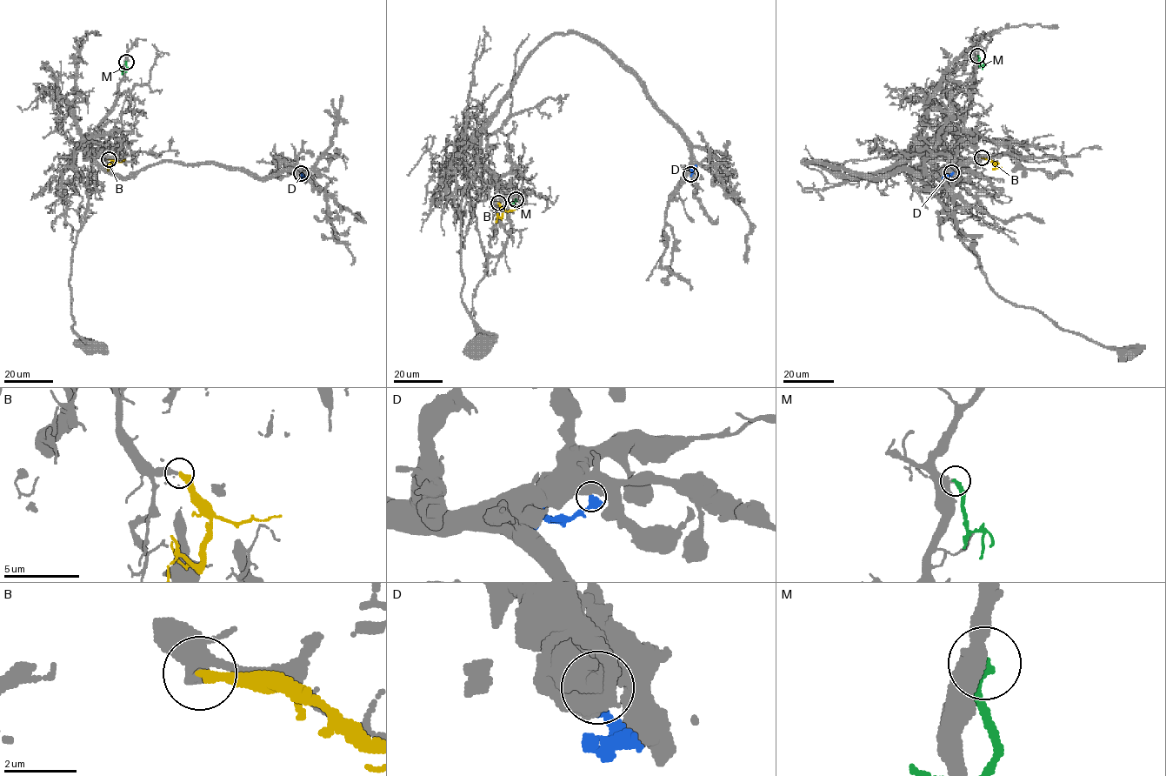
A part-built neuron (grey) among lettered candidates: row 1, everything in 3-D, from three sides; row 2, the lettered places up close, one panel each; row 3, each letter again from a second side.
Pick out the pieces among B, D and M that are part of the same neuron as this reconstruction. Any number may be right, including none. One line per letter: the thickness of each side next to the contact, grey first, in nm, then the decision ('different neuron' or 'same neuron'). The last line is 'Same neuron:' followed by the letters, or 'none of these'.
B: 240 nm thick on the grey side, 280 nm on the other; same neuron
D: 750 nm thick on the grey side, 480 nm on the other; different neuron
M: 420 nm thick on the grey side, 260 nm on the other; same neuron
Same neuron: B, M

